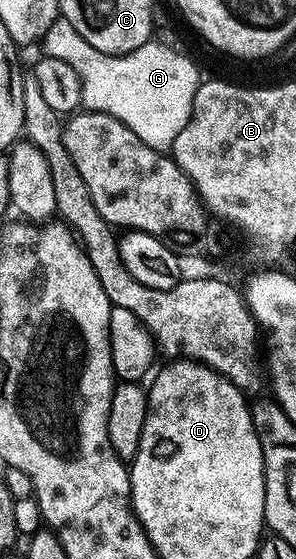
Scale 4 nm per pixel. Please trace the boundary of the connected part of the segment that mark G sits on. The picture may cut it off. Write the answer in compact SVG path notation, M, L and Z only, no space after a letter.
M56 18L49 26L41 47L46 55L61 58L61 62L69 62L69 66L77 70L83 87L84 109L109 113L129 126L145 146L174 149L177 134L191 121L193 98L201 83L199 68L187 57L186 51L174 52L165 45L148 42L124 56L107 56L101 50L93 50L62 18Z

